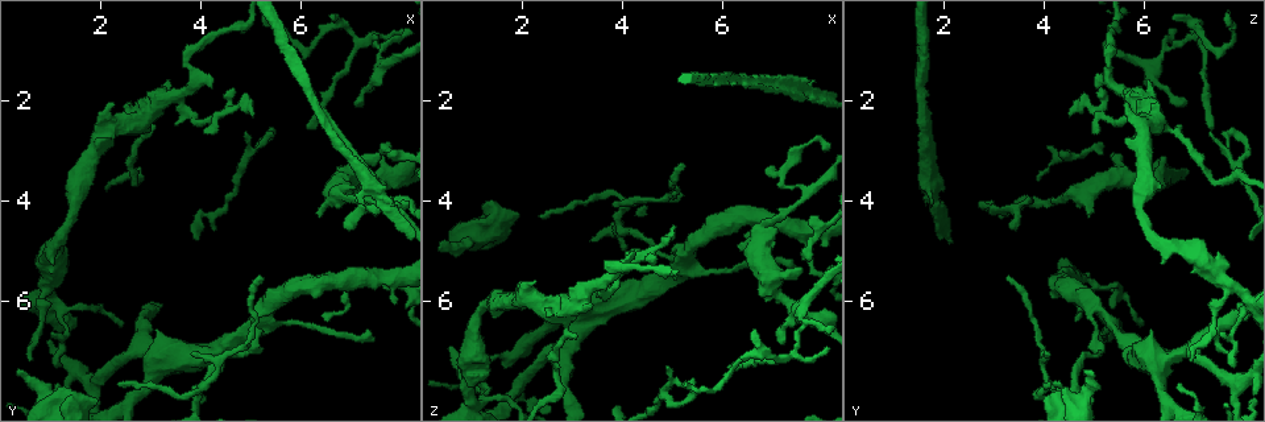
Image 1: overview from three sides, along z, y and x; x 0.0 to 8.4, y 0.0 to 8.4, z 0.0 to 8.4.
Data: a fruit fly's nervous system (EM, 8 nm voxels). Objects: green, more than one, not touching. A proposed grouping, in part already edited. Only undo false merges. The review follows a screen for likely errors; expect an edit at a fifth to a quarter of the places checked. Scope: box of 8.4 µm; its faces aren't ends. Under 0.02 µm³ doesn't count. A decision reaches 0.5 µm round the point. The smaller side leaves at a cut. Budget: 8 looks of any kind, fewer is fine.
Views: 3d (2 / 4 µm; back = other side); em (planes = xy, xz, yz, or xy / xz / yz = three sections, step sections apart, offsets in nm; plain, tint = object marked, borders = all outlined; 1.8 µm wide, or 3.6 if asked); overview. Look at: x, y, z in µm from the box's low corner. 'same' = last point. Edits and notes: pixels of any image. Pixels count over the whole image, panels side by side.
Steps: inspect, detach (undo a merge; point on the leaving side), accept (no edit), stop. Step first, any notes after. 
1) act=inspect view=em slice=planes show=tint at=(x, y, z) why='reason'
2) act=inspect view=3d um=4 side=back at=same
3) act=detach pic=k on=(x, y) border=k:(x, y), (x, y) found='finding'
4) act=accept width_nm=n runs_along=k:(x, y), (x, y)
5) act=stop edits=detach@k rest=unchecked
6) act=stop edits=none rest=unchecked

act=inspect view=3d um=4 side=back at=(2.80, 2.45, 6.15) why='thin arm on a thick one'

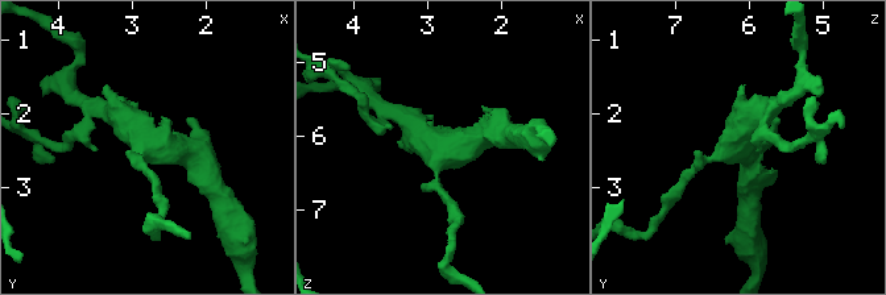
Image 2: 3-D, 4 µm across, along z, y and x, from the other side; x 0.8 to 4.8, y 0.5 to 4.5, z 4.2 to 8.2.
act=inspect view=em um=3.6 slice=xy step=8 show=tint at=(2.75, 2.45, 6.15) arms=3

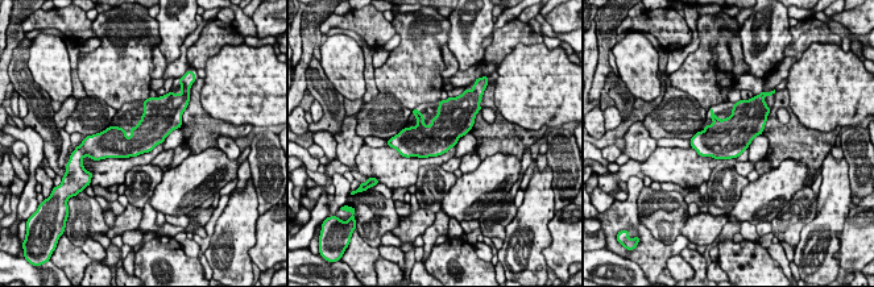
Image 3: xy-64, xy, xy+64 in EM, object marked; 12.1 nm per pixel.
act=inspect view=em um=3.6 slice=planes show=tint at=same why='another direction'

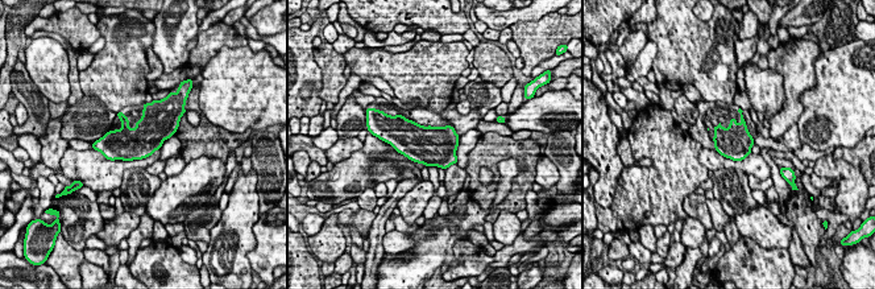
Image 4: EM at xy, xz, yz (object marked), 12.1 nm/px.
act=accept found='continuous, no second neuron'

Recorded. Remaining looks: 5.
act=inspect view=3d um=2 side=back at=(6.90, 3.95, 4.50) why='calibre changes'

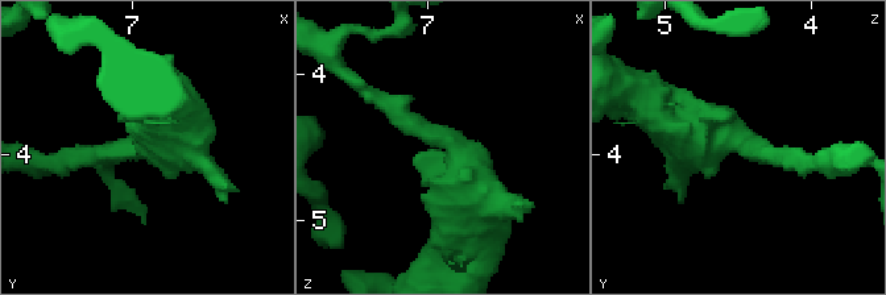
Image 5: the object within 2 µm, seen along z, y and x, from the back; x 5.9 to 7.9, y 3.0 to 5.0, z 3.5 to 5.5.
act=inspect view=em slice=planes show=plain at=(6.90, 3.94, 4.44)

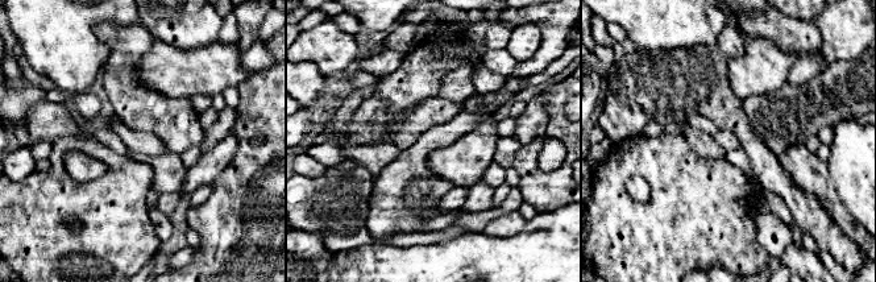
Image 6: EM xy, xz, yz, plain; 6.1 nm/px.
act=inspect view=em slice=planes show=tint at=same why='where the object lies'

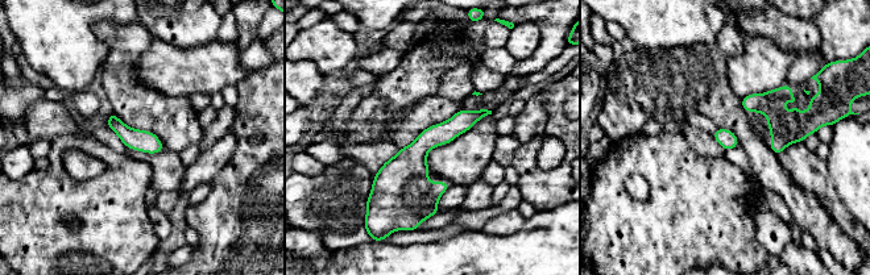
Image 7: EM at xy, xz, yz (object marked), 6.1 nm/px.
act=accept width_nm=110 runs_along=7:(112, 119), (129, 137), (160, 148) found='one neuron here'

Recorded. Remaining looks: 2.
act=stop edits=none rest=unchecked

